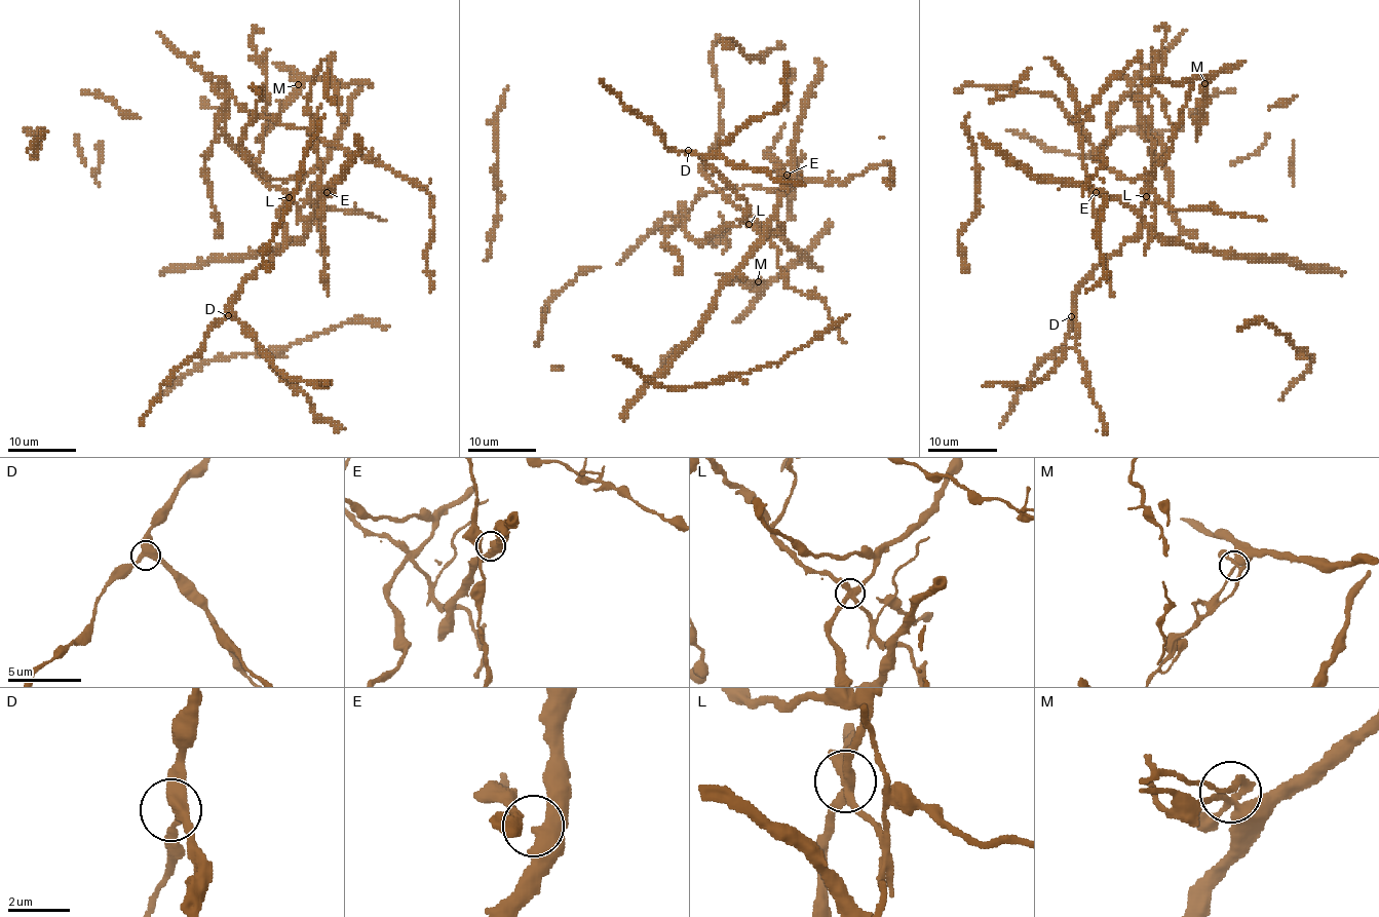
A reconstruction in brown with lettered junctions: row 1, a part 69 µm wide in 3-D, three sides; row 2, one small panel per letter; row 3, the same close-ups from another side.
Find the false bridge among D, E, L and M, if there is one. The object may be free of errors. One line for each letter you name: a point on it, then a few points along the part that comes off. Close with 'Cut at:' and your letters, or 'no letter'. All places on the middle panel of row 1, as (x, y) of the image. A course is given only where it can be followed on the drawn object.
L: (749, 224) | (750, 224), (724, 225), (714, 230), (724, 232), (722, 227), (727, 227), (724, 240), (710, 242), (722, 234)
Cut at: L

